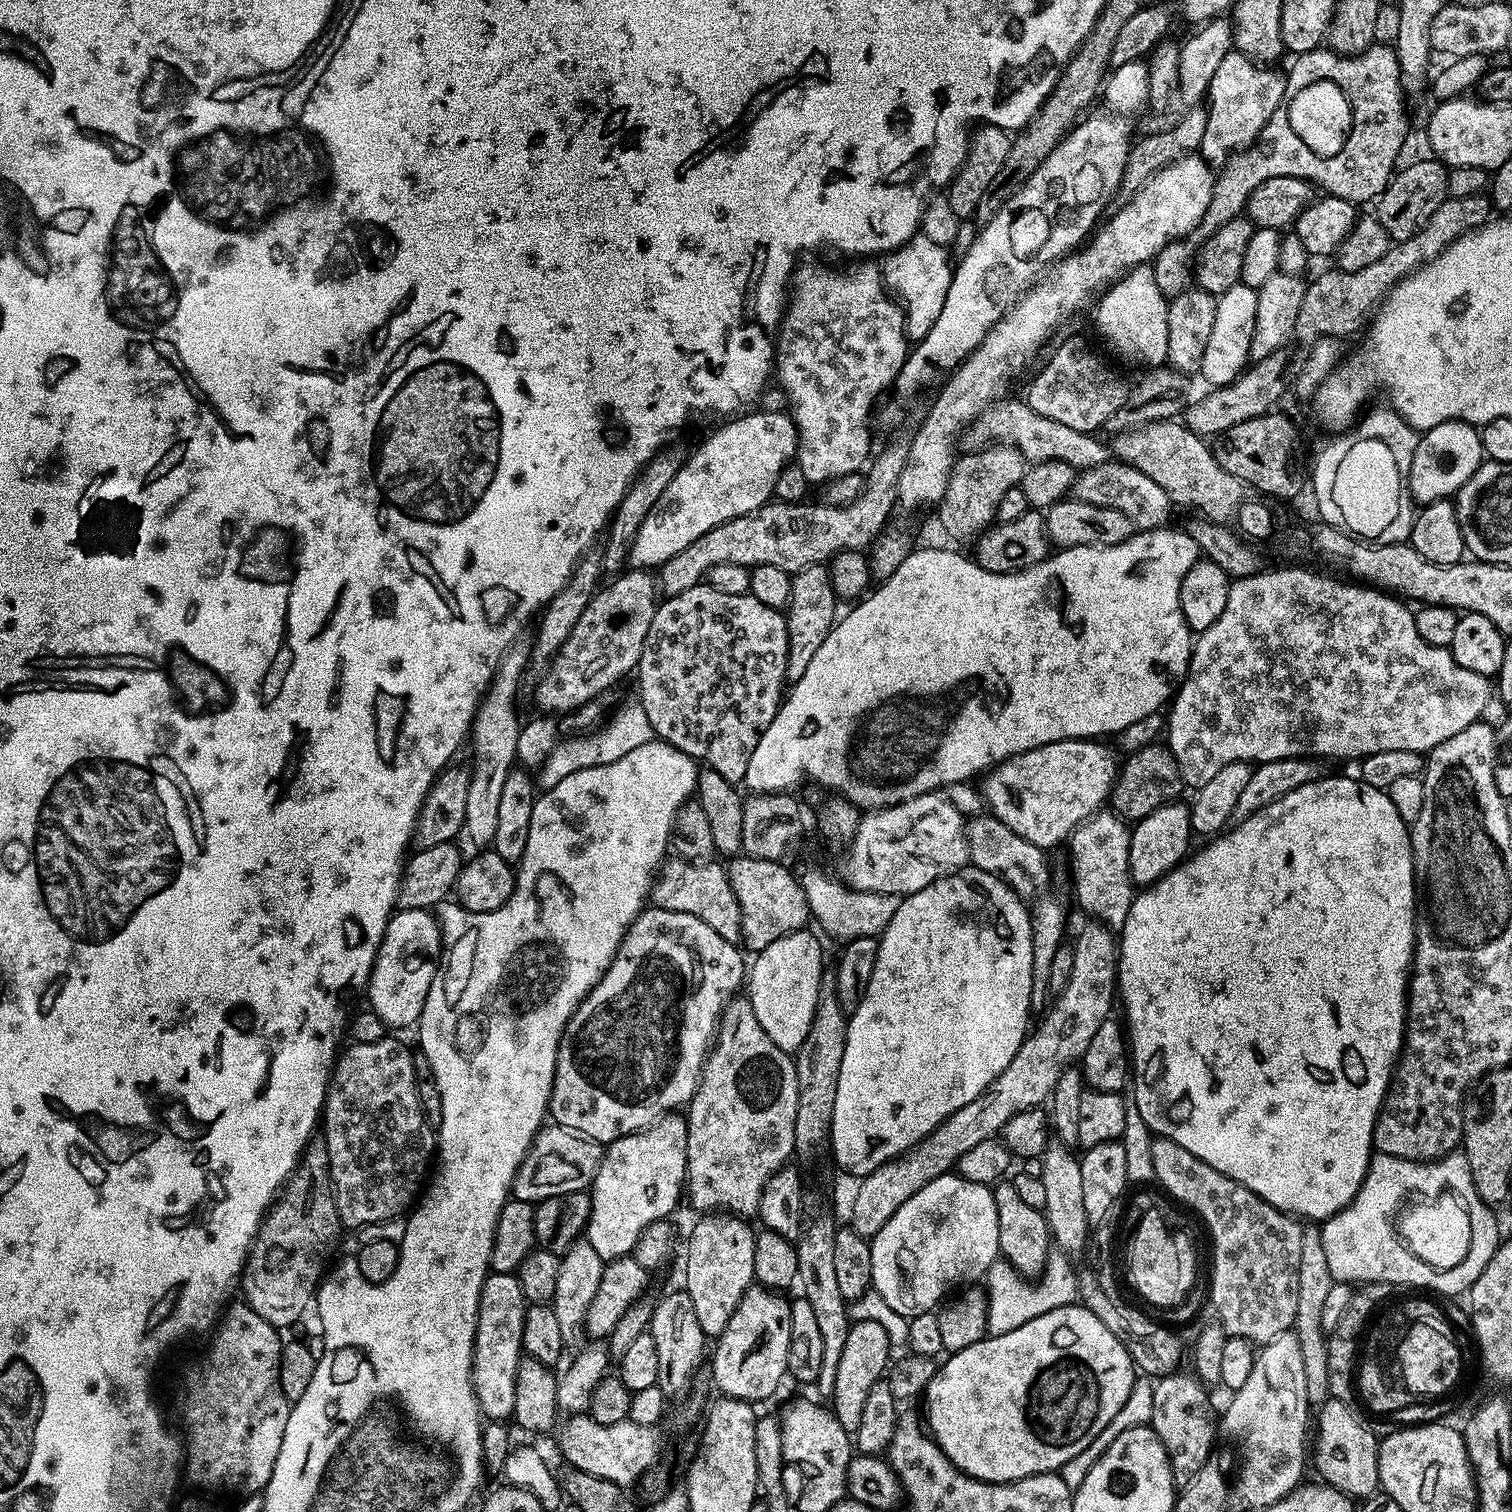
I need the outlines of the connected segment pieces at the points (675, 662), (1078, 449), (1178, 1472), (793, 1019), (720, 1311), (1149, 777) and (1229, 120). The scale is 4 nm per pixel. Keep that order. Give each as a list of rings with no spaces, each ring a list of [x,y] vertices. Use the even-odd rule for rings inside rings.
[[[701,582],[682,591],[681,594],[663,599],[656,607],[654,619],[650,622],[650,628],[646,634],[646,642],[642,642],[640,661],[634,669],[636,684],[640,687],[638,699],[642,710],[646,710],[646,718],[650,718],[653,733],[670,746],[682,750],[682,754],[699,762],[703,767],[713,768],[718,774],[722,774],[722,777],[729,783],[735,786],[739,785],[746,774],[746,766],[750,766],[750,758],[758,746],[758,738],[762,738],[762,734],[766,734],[766,726],[770,726],[770,722],[774,722],[776,712],[780,709],[786,695],[788,642],[785,615],[777,608],[762,604],[750,593],[746,595],[723,594],[719,590],[714,590],[707,582]]]
[[[1023,399],[993,403],[979,412],[960,433],[958,448],[961,453],[982,452],[997,444],[1010,444],[1019,448],[1025,461],[1041,464],[1047,460],[1066,462],[1070,467],[1083,470],[1099,464],[1107,464],[1110,460],[1110,448],[1090,432],[1074,430],[1063,422],[1054,422],[1051,418],[1042,418]]]
[[[1177,1370],[1168,1376],[1161,1376],[1155,1381],[1154,1390],[1154,1414],[1150,1427],[1158,1438],[1162,1438],[1162,1446],[1166,1459],[1170,1462],[1172,1471],[1172,1482],[1177,1489],[1184,1488],[1190,1480],[1198,1475],[1198,1470],[1206,1466],[1206,1462],[1214,1455],[1212,1443],[1218,1437],[1218,1412],[1212,1409],[1212,1404],[1208,1401],[1205,1385],[1196,1378],[1195,1375],[1187,1376],[1184,1370]]]
[[[801,930],[778,938],[755,953],[756,961],[753,964],[751,961],[746,976],[746,995],[754,1006],[754,1014],[758,1014],[762,1030],[770,1034],[770,1042],[774,1042],[778,1050],[789,1054],[795,1054],[802,1042],[806,1042],[806,1034],[810,1034],[814,1006],[818,1006],[820,977],[826,972],[824,952],[820,949],[821,937],[816,936]]]
[[[704,1214],[699,1219],[688,1236],[682,1288],[694,1302],[694,1314],[698,1314],[705,1337],[718,1338],[738,1310],[742,1294],[753,1287],[756,1232],[747,1219],[731,1214]]]
[[[1163,743],[1148,744],[1128,756],[1128,761],[1119,765],[1116,780],[1112,783],[1110,797],[1111,811],[1125,822],[1135,822],[1146,818],[1150,810],[1158,810],[1158,806],[1173,803],[1186,785],[1180,777],[1178,762],[1174,754]]]
[[[1232,50],[1222,58],[1221,66],[1214,73],[1207,93],[1206,134],[1202,134],[1198,152],[1209,165],[1224,164],[1231,152],[1248,148],[1260,136],[1260,131],[1268,124],[1272,115],[1281,111],[1285,103],[1286,80],[1283,75],[1264,70],[1249,57]],[[1212,99],[1212,101],[1210,101]],[[1209,103],[1209,104],[1208,104]]]

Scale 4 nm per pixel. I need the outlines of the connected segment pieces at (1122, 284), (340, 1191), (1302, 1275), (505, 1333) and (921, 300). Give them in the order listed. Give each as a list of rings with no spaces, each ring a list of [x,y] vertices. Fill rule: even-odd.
[[[1151,267],[1134,268],[1099,297],[1095,305],[1096,328],[1108,336],[1113,350],[1122,359],[1141,360],[1149,369],[1161,367],[1168,359],[1168,301],[1169,297],[1158,288]]]
[[[368,1040],[365,1044],[350,1045],[344,1053],[341,1051],[332,1067],[322,1113],[322,1138],[328,1151],[340,1223],[345,1229],[380,1224],[383,1220],[394,1219],[399,1212],[407,1213],[421,1195],[422,1185],[429,1175],[438,1140],[424,1120],[416,1089],[413,1055],[413,1049],[408,1049],[400,1040]]]
[[[1315,1223],[1303,1225],[1302,1256],[1298,1265],[1298,1306],[1294,1331],[1298,1346],[1302,1350],[1302,1370],[1306,1370],[1306,1394],[1308,1403],[1319,1406],[1329,1399],[1328,1375],[1328,1337],[1322,1326],[1322,1310],[1334,1283],[1330,1274],[1330,1265],[1326,1262],[1326,1249],[1322,1247],[1322,1234]]]
[[[489,1271],[480,1291],[470,1373],[472,1391],[476,1394],[481,1413],[489,1421],[507,1421],[514,1410],[514,1386],[524,1350],[522,1326],[528,1307],[520,1280],[515,1274]]]
[[[917,234],[901,248],[889,253],[882,264],[885,287],[903,302],[905,308],[906,331],[909,339],[918,342],[930,332],[930,327],[938,320],[945,306],[954,271],[950,262],[949,249],[923,234]]]

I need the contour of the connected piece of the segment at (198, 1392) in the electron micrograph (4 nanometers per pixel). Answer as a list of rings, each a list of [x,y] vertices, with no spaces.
[[[237,1302],[229,1303],[226,1311],[219,1317],[218,1323],[211,1333],[212,1341],[208,1344],[208,1353],[201,1360],[196,1360],[180,1376],[180,1389],[176,1392],[176,1412],[180,1415],[180,1424],[184,1427],[182,1432],[182,1472],[192,1484],[197,1484],[197,1489],[225,1488],[228,1492],[244,1492],[243,1494],[263,1493],[264,1487],[270,1482],[274,1474],[274,1462],[278,1462],[278,1450],[282,1450],[282,1434],[286,1434],[286,1422],[288,1421],[288,1410],[290,1402],[286,1394],[282,1394],[282,1382],[278,1382],[278,1362],[280,1361],[280,1350],[282,1347],[281,1333],[262,1314],[254,1314],[249,1304]]]

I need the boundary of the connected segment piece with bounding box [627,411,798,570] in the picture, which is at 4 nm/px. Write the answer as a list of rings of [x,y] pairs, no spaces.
[[[752,412],[749,416],[737,415],[729,424],[712,432],[681,464],[678,474],[674,474],[674,482],[662,490],[662,498],[654,502],[650,514],[640,526],[638,534],[628,551],[627,563],[636,570],[656,570],[665,564],[674,554],[682,554],[690,542],[698,542],[702,534],[714,530],[714,526],[722,526],[722,522],[730,522],[736,516],[751,516],[759,508],[763,508],[774,496],[774,482],[778,482],[778,474],[790,463],[793,463],[798,433],[791,415],[784,412]]]

